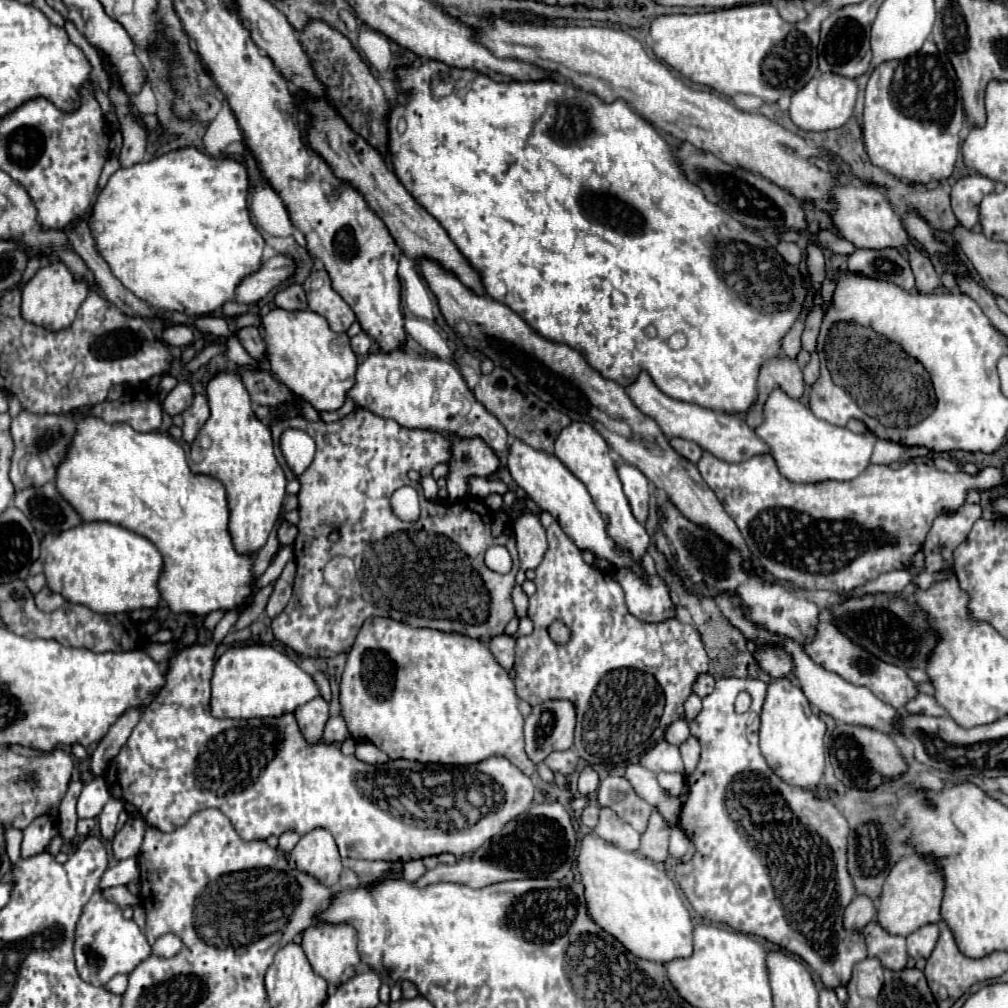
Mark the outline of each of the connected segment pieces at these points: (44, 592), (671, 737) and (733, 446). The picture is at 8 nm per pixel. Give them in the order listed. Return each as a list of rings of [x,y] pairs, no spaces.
[[[44,586],[36,596],[36,606],[42,610],[42,612],[54,612],[56,608],[60,608],[64,604],[64,598],[56,592],[52,592],[48,586]]]
[[[676,720],[676,722],[668,728],[668,732],[666,732],[666,740],[668,740],[670,744],[674,744],[674,746],[684,744],[684,742],[688,740],[688,736],[690,736],[690,730],[688,730],[686,720]]]
[[[642,372],[638,376],[638,380],[626,388],[626,392],[628,392],[630,400],[636,404],[636,408],[640,408],[646,416],[652,416],[658,422],[664,436],[668,436],[668,438],[678,436],[678,438],[694,440],[702,450],[714,454],[716,458],[720,458],[724,462],[738,464],[738,462],[744,462],[744,460],[752,458],[752,456],[770,452],[768,444],[764,440],[760,440],[748,428],[744,418],[724,414],[724,412],[716,412],[716,410],[708,410],[708,408],[702,408],[698,404],[688,404],[688,402],[674,400],[674,398],[666,396],[664,392],[660,392],[646,372]]]

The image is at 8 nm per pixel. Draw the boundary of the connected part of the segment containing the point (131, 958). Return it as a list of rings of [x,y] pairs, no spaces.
[[[94,892],[88,904],[82,908],[82,916],[76,926],[74,954],[80,978],[92,986],[104,986],[116,974],[130,974],[152,954],[152,946],[148,944],[138,924],[124,918],[118,904],[108,902],[102,892]]]

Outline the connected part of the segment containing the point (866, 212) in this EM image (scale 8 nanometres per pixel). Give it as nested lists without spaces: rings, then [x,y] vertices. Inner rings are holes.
[[[834,186],[834,198],[836,198],[836,210],[832,214],[834,224],[838,226],[840,234],[852,242],[856,248],[870,248],[870,250],[880,250],[880,248],[896,248],[904,254],[908,244],[912,242],[908,232],[904,230],[900,216],[894,212],[890,202],[884,198],[882,192],[870,188],[870,186]]]

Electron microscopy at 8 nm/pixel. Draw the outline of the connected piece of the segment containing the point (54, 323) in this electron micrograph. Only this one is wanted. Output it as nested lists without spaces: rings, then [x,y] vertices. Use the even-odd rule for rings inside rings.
[[[46,262],[22,288],[22,316],[46,330],[68,328],[76,318],[80,304],[88,296],[88,290],[88,282],[78,280],[64,262]]]

